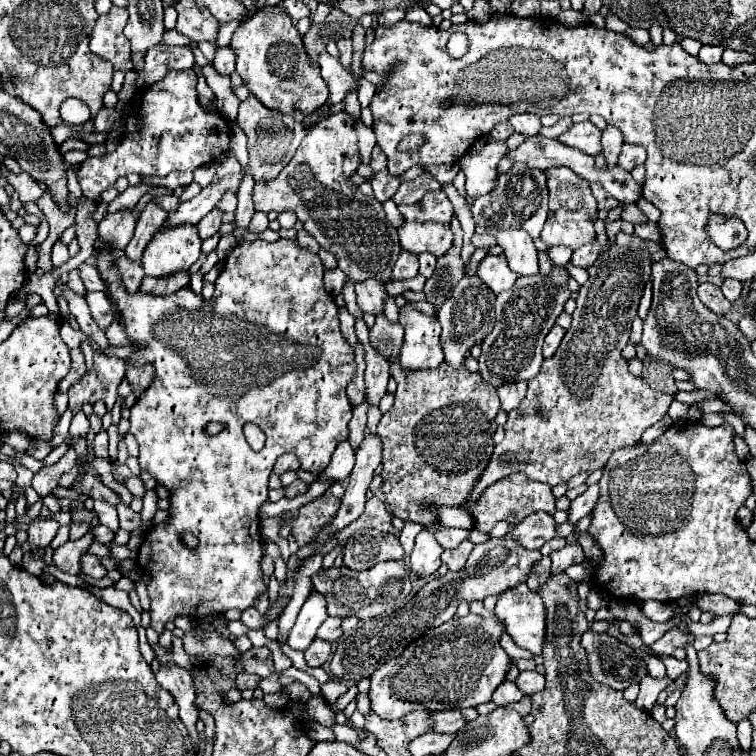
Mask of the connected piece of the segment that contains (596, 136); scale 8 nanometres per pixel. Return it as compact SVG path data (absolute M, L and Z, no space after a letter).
M582 121L582 123L574 123L568 131L564 131L558 141L562 141L568 147L576 147L586 155L600 155L602 147L600 147L600 129L594 127L590 121Z

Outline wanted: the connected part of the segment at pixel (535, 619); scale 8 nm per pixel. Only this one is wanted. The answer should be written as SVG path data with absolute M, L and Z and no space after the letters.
M522 583L498 597L494 613L502 619L518 647L542 655L546 643L546 605L540 595L532 593L528 585Z

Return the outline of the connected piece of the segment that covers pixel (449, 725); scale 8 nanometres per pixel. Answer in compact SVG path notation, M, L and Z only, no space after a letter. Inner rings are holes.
M458 709L432 713L432 721L434 721L434 731L438 733L458 733L466 725L466 719Z

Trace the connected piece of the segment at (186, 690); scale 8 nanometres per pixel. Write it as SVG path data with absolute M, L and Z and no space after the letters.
M174 661L162 663L156 681L172 693L176 699L176 705L180 707L180 719L186 725L194 745L198 747L198 731L196 731L196 721L198 721L198 709L194 705L194 687L192 687L192 675L184 669L178 667Z

